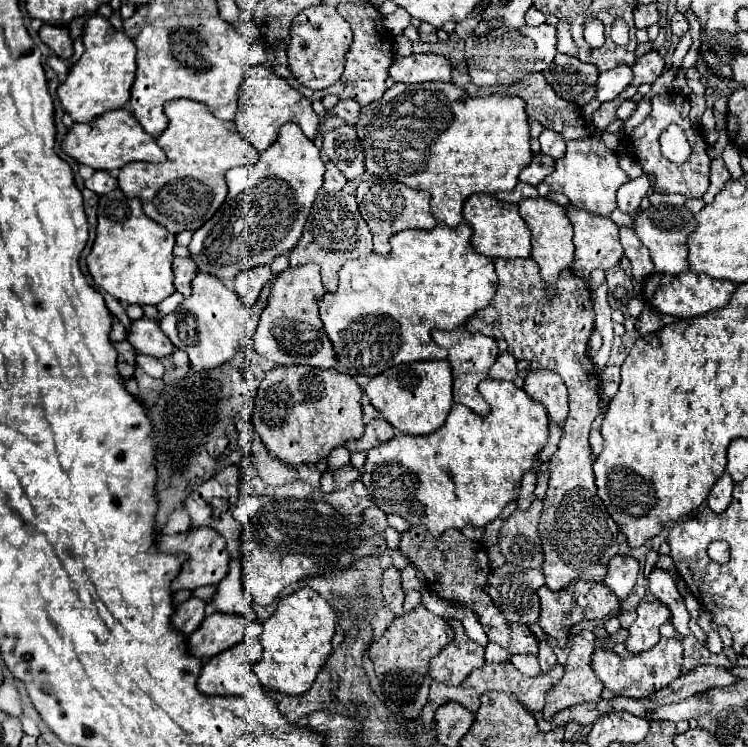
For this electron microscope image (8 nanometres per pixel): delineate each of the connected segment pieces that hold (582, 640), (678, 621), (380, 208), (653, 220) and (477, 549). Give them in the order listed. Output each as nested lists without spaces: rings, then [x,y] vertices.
[[[581,630],[579,634],[573,636],[573,644],[571,644],[571,652],[567,658],[567,666],[565,666],[565,676],[551,686],[551,690],[545,696],[545,705],[543,708],[543,718],[550,720],[551,716],[563,708],[575,706],[575,704],[583,704],[583,702],[597,702],[601,700],[601,692],[603,692],[603,684],[601,680],[597,680],[597,676],[593,676],[591,670],[591,654],[595,650],[595,636],[589,630]]]
[[[655,566],[655,568],[651,570],[651,574],[649,574],[647,580],[649,580],[649,590],[651,590],[651,594],[657,596],[657,600],[661,600],[661,602],[665,602],[665,604],[669,606],[669,610],[671,610],[671,614],[673,614],[673,616],[671,616],[671,622],[673,622],[677,634],[679,634],[679,636],[691,634],[691,632],[689,632],[689,626],[687,626],[687,622],[689,622],[689,612],[687,612],[687,608],[685,608],[685,604],[683,604],[681,594],[677,592],[675,580],[671,578],[671,574],[669,574],[667,570]]]
[[[375,178],[375,180],[361,182],[355,190],[355,198],[357,198],[357,204],[359,204],[359,212],[361,212],[363,220],[367,222],[367,226],[373,234],[373,250],[377,254],[389,252],[387,240],[395,232],[401,232],[401,230],[407,230],[407,228],[431,230],[431,228],[437,226],[437,220],[433,218],[431,208],[429,208],[429,192],[413,190],[413,188],[407,188],[403,184],[387,188],[387,180]]]
[[[657,204],[649,206],[647,210],[641,210],[633,218],[633,230],[637,238],[651,250],[651,258],[655,264],[655,272],[665,274],[681,274],[685,268],[685,256],[687,256],[687,234],[697,226],[693,214],[685,206],[671,206],[671,204]]]
[[[411,526],[407,532],[401,534],[399,542],[401,552],[415,564],[427,580],[427,588],[441,598],[451,598],[455,602],[461,602],[469,606],[477,616],[479,622],[483,624],[483,630],[489,638],[489,642],[495,642],[509,650],[509,654],[537,654],[539,652],[539,640],[533,636],[527,624],[517,624],[509,622],[501,610],[493,604],[491,596],[485,592],[487,578],[491,574],[489,568],[489,558],[487,558],[487,548],[481,542],[465,538],[459,530],[445,530],[439,538],[431,538],[427,528],[421,526]]]

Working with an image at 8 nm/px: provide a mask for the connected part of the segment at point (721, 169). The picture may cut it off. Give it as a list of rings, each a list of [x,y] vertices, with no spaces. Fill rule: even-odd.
[[[713,158],[713,160],[711,160],[711,186],[709,186],[709,190],[705,192],[703,200],[705,200],[705,202],[711,202],[711,200],[715,198],[715,194],[723,190],[723,186],[725,186],[727,180],[731,180],[731,174],[729,174],[729,170],[725,168],[723,160],[721,160],[721,158]]]

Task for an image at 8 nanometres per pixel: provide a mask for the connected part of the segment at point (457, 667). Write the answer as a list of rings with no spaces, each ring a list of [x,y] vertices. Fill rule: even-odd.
[[[449,618],[453,622],[455,638],[429,662],[429,674],[433,680],[443,684],[461,684],[471,670],[483,668],[485,664],[485,648],[471,642],[465,634],[465,628],[459,620]]]

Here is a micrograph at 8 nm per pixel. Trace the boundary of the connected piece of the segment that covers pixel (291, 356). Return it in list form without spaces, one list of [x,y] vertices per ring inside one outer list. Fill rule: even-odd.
[[[303,264],[297,268],[287,268],[275,276],[271,284],[271,294],[267,306],[259,318],[259,326],[253,336],[253,348],[259,356],[275,362],[277,366],[309,364],[317,368],[335,368],[337,360],[333,356],[333,346],[323,332],[319,320],[317,296],[325,292],[319,276],[317,264]]]

